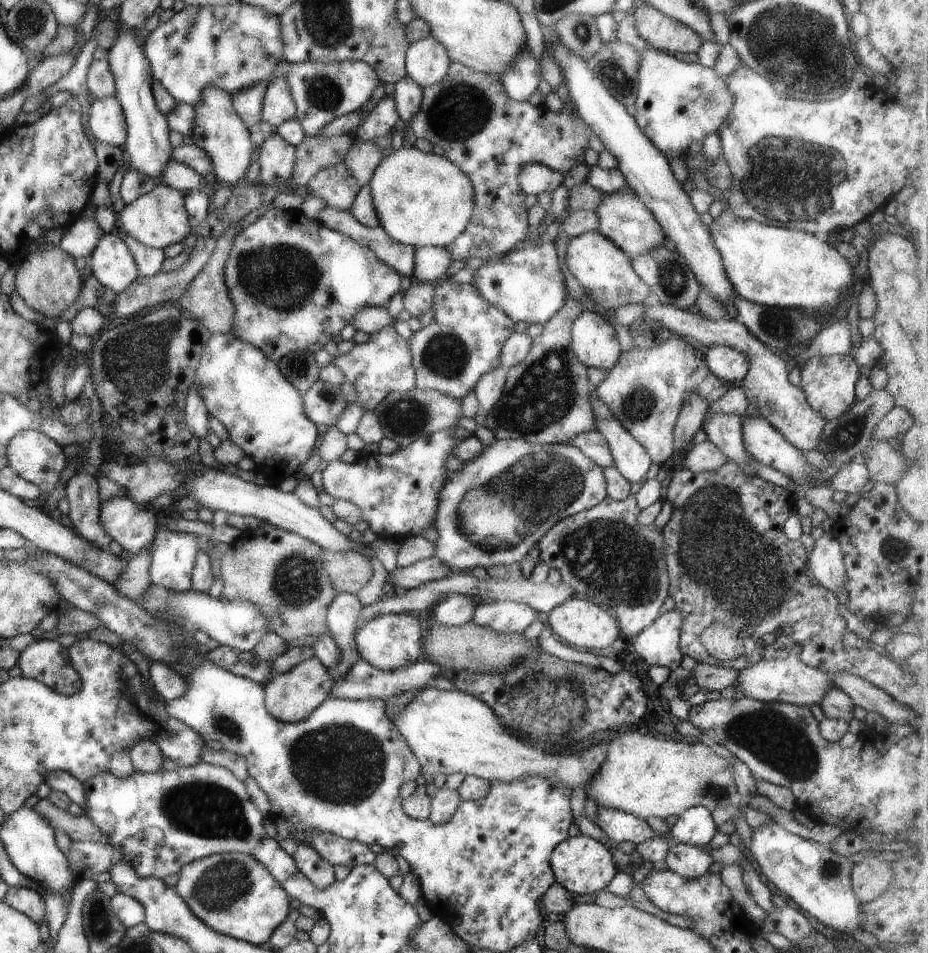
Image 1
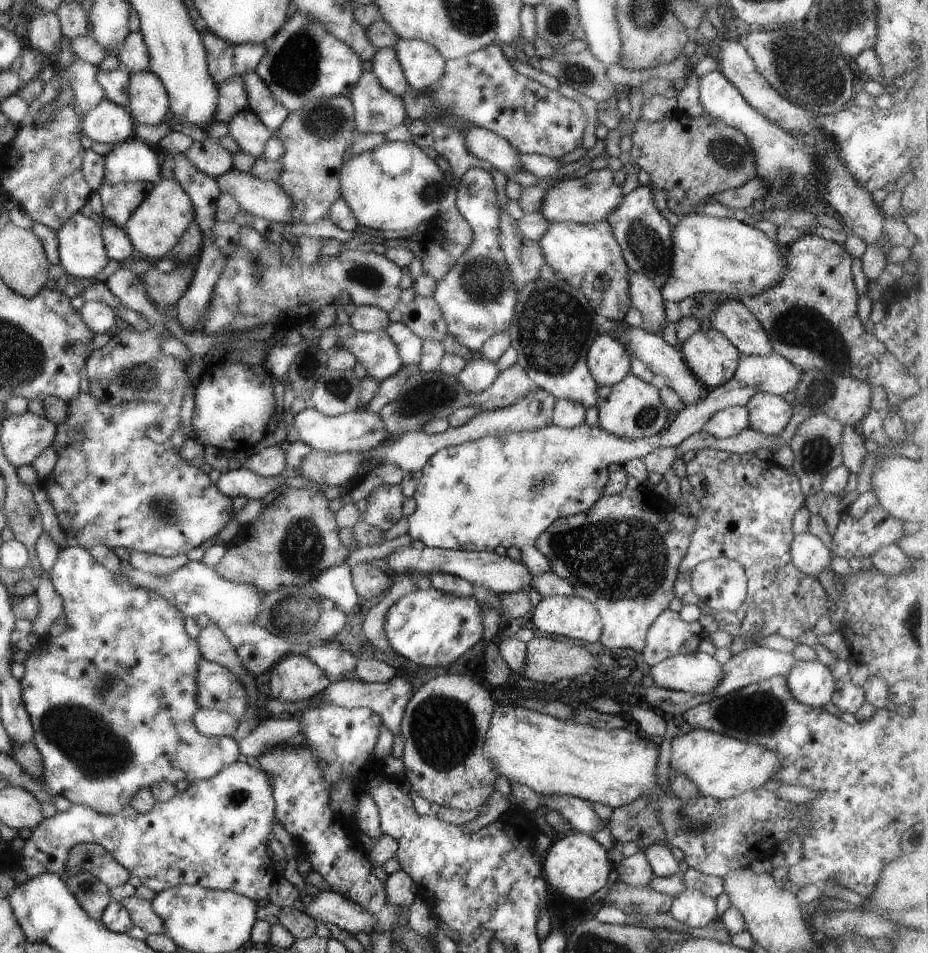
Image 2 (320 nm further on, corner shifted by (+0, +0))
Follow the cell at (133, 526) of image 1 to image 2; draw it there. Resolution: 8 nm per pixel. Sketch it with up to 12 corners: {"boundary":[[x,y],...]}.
{"boundary":[[130,550],[134,569],[166,576],[188,564],[186,555],[171,557]]}

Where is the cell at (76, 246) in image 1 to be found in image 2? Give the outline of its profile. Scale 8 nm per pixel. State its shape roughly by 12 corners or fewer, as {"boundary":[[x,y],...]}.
{"boundary":[[130,138],[104,156],[105,182],[160,180],[155,146]]}

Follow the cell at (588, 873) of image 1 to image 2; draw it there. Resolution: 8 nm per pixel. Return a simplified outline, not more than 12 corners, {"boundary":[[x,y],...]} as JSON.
{"boundary":[[588,833],[555,837],[542,860],[550,890],[584,901],[610,878]]}

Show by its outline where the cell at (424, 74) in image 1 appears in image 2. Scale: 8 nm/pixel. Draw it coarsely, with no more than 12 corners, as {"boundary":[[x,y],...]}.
{"boundary":[[426,41],[393,49],[412,89],[428,92],[446,60]]}

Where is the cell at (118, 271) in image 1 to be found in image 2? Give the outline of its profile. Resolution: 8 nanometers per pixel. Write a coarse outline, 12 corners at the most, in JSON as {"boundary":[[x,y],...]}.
{"boundary":[[77,213],[57,231],[60,264],[92,278],[108,264],[102,227]]}

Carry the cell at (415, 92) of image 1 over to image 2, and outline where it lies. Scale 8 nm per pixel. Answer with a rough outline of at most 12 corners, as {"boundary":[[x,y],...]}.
{"boundary":[[378,49],[372,72],[385,89],[400,98],[411,86],[396,51]]}

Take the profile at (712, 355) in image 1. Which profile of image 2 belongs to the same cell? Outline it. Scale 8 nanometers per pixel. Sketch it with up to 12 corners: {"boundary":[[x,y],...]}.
{"boundary":[[712,328],[677,347],[707,390],[727,383],[741,357]]}

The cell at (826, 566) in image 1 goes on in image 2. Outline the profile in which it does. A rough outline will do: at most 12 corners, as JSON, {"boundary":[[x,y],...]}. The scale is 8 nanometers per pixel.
{"boundary":[[795,534],[791,559],[817,576],[830,568],[831,550],[821,538]]}

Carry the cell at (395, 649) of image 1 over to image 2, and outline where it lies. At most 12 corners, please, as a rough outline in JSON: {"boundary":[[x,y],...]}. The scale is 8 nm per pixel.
{"boundary":[[416,587],[386,611],[398,656],[450,666],[482,639],[471,596]]}

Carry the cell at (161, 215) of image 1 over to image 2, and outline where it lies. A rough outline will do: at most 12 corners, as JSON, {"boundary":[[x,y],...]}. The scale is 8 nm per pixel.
{"boundary":[[176,179],[159,180],[123,229],[136,252],[166,258],[194,220]]}

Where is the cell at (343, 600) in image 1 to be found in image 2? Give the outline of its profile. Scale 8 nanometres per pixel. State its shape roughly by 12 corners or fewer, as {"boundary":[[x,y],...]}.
{"boundary":[[346,563],[320,571],[309,583],[346,614],[358,608]]}

